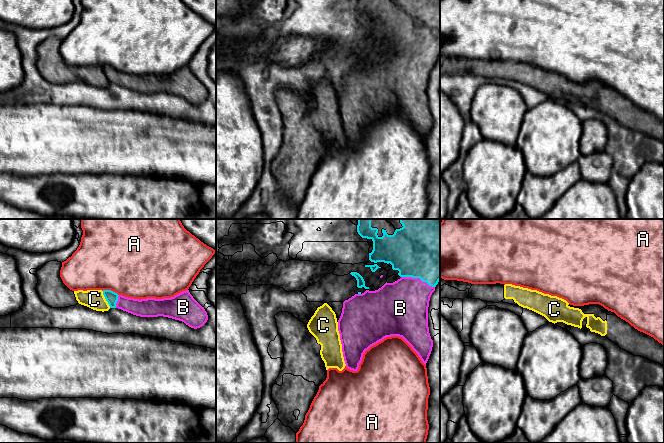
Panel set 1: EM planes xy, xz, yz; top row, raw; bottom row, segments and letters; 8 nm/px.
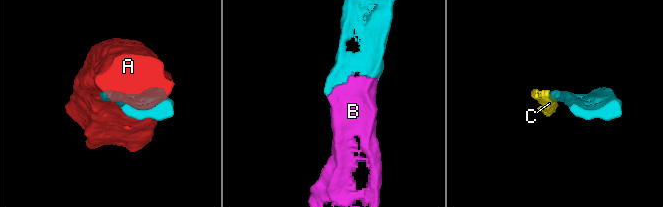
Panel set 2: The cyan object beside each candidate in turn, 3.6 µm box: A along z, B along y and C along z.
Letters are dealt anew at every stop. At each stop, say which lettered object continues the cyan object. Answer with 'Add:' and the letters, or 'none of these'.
Add: B

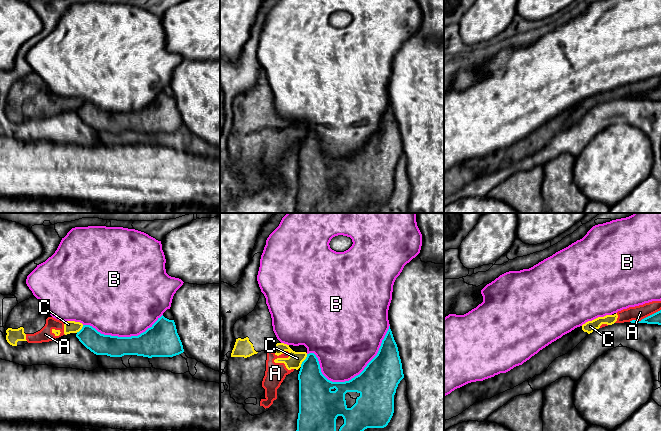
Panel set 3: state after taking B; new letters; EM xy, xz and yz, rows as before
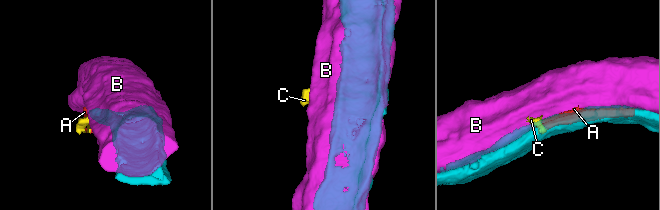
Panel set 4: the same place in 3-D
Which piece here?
Add: none of these

